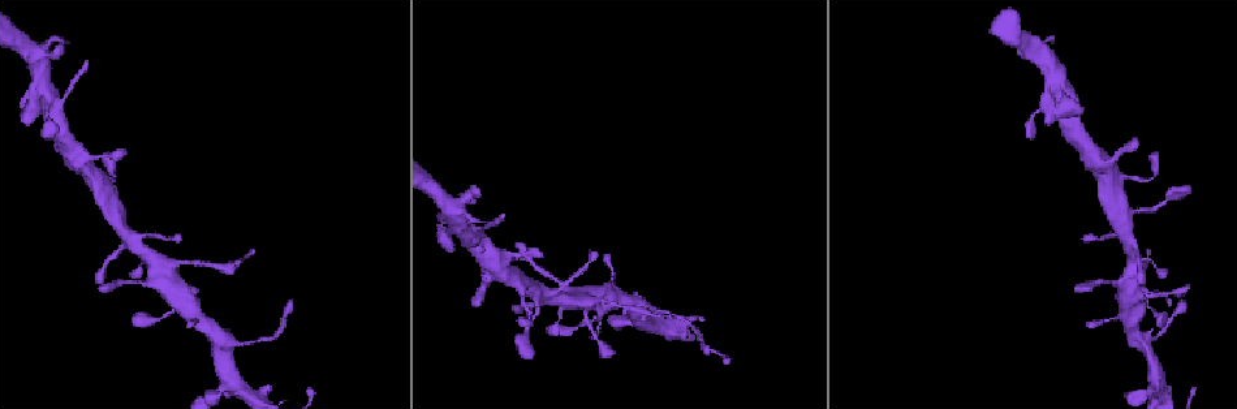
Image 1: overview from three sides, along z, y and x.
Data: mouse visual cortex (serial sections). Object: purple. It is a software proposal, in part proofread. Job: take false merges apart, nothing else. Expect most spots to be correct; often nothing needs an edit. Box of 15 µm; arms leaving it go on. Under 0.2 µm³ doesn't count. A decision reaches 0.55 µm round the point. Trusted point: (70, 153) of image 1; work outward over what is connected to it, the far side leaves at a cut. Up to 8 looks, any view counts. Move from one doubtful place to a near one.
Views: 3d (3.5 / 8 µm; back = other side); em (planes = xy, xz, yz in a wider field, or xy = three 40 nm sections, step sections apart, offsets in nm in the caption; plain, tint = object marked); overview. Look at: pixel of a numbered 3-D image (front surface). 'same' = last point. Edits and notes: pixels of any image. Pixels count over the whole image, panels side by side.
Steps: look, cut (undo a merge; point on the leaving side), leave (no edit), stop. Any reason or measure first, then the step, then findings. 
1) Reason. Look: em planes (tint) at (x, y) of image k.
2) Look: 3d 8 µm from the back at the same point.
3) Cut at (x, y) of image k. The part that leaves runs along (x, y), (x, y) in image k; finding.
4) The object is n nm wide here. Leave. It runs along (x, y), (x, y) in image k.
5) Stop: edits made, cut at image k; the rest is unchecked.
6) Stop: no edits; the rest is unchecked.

Three-way junction. Look: 3d 3.5 µm from the back at (1061, 86) of image 1.

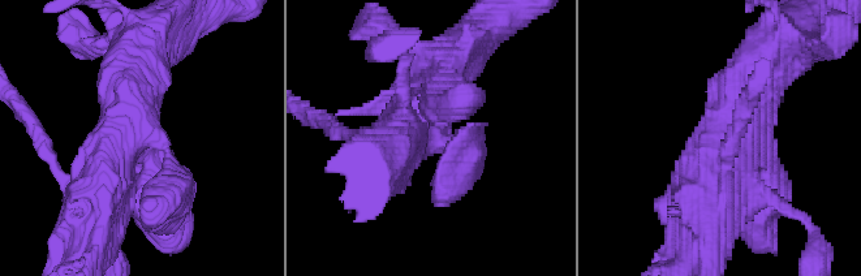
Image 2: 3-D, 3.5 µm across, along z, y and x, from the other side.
Leave. It runs along (709, 205), (711, 156), (765, 48) in image 2; continuous, no second cell.

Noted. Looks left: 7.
Look: 3d 3.5 µm at (1122, 214) of image 1.

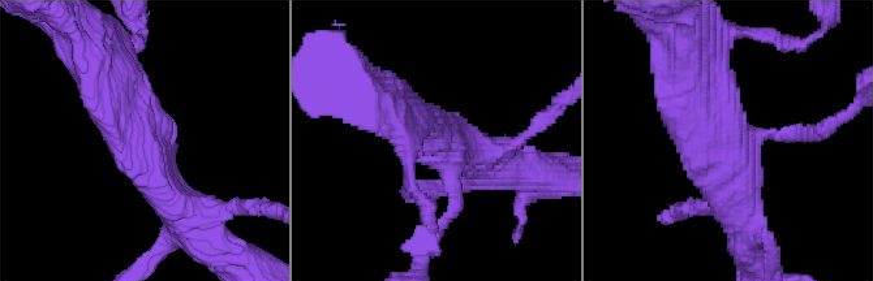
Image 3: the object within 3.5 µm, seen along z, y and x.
Shape alone is not enough. Look: em planes (tint) at (441, 143) of image 3.

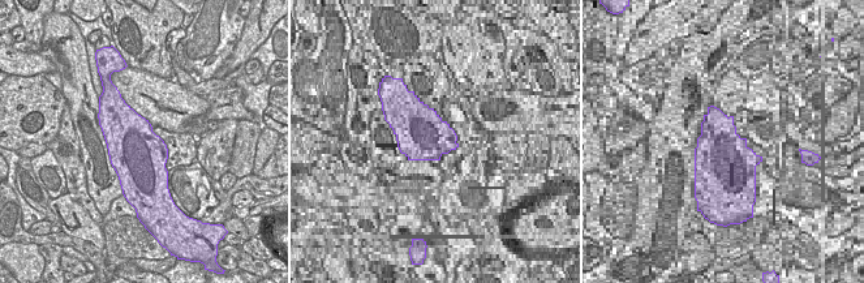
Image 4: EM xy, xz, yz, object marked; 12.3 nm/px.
Look: em xy step 2 (tint) at the same point.

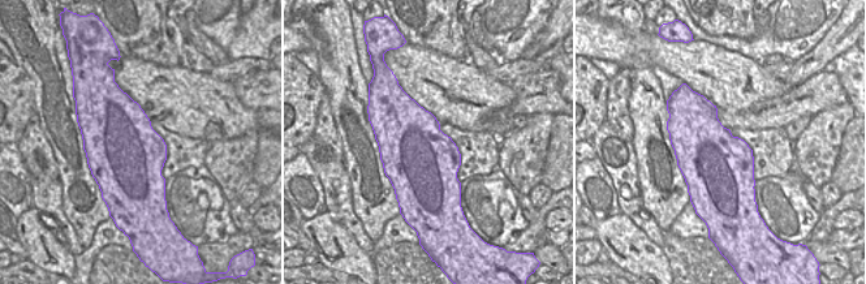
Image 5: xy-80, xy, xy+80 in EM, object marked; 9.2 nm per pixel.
The object is 700 nm wide here. Leave. It runs along (104, 72), (184, 216) in image 3; continuous, no second cell.

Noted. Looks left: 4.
Look: 3d 8 µm at (178, 297) of image 1.

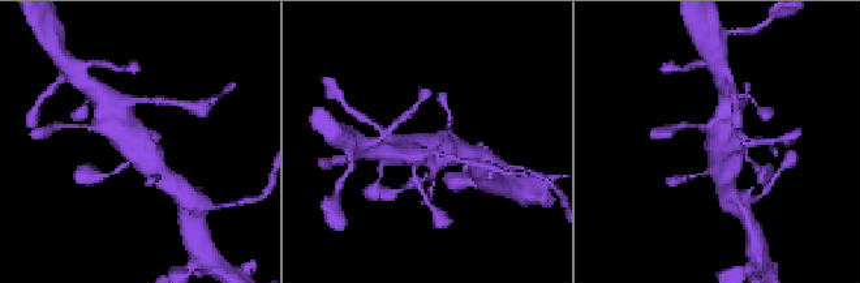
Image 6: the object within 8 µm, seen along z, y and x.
Need the tissue. Look: em xy step 2 (tint) at (429, 145) of image 6.

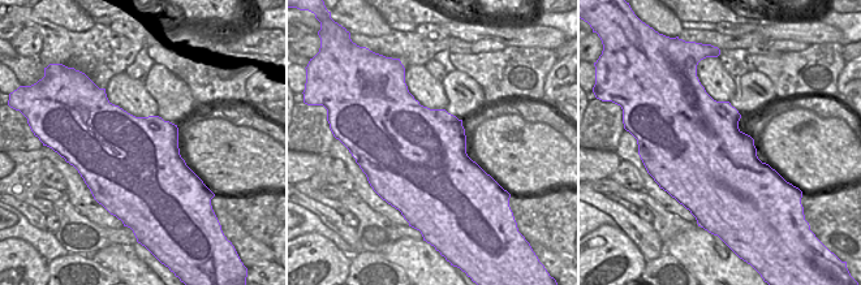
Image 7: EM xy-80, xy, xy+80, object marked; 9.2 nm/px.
Leave. It runs along (110, 115), (160, 172) in image 6; one cell here.

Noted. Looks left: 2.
Stop: no edits; the rest is unchecked.

